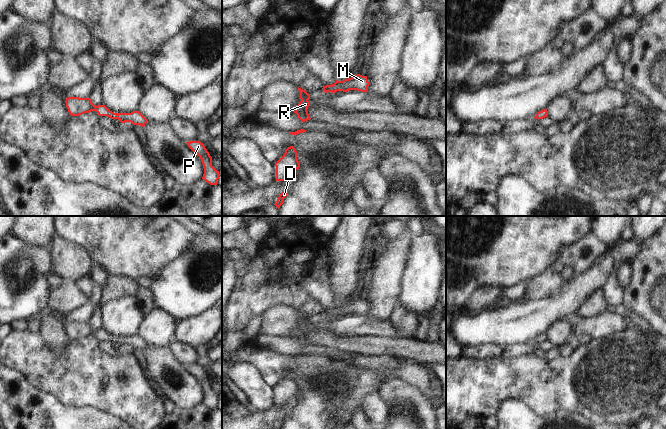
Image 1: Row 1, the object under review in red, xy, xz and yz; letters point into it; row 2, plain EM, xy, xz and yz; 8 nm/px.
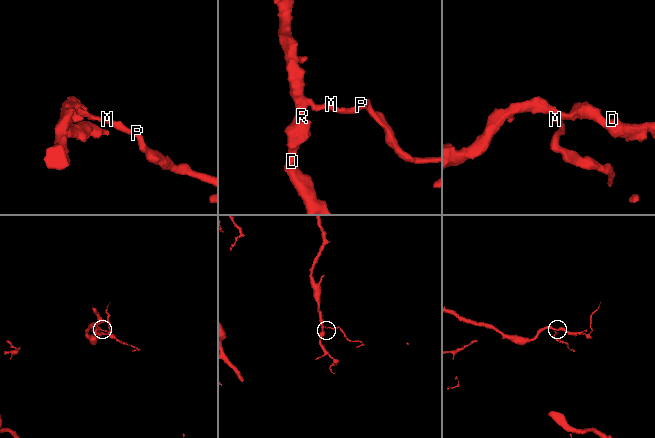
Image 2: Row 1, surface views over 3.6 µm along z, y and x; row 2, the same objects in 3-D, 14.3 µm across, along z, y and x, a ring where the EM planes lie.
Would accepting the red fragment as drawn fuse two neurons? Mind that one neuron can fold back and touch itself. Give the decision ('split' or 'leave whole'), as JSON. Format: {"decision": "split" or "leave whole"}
{"decision": "leave whole"}

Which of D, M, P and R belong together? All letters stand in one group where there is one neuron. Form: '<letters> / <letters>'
D M P R

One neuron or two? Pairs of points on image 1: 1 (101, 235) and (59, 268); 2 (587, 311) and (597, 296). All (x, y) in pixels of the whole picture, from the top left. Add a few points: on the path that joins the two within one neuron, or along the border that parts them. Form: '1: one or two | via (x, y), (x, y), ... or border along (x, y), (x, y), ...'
1: two | border along (62, 237), (81, 246), (95, 262)
2: one | via (589, 307), (595, 300)

